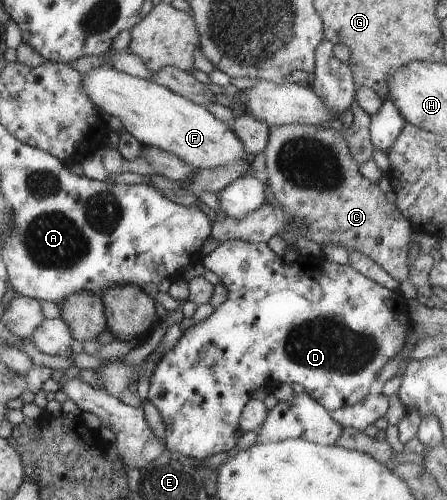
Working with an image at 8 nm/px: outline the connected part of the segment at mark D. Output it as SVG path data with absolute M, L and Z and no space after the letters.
M232 239L219 244L214 251L209 253L201 261L205 269L213 271L219 279L220 283L228 289L228 299L221 303L219 307L213 309L213 313L200 322L193 324L187 328L177 345L173 349L167 350L158 361L153 375L150 379L148 400L159 409L166 427L164 436L166 449L170 453L181 453L193 459L207 459L215 453L221 451L227 452L234 450L239 439L243 437L244 432L241 431L239 421L242 417L243 407L250 400L250 393L257 391L259 387L271 387L271 381L275 383L297 383L305 389L305 393L322 405L327 411L335 411L339 408L351 406L361 399L365 399L371 393L371 385L377 381L379 373L383 371L385 363L399 356L404 344L407 343L409 329L409 319L407 317L408 302L403 303L403 297L398 290L391 291L377 284L371 278L357 272L349 264L340 265L327 260L323 256L300 258L300 260L284 263L285 259L273 252L265 242L248 242Z

